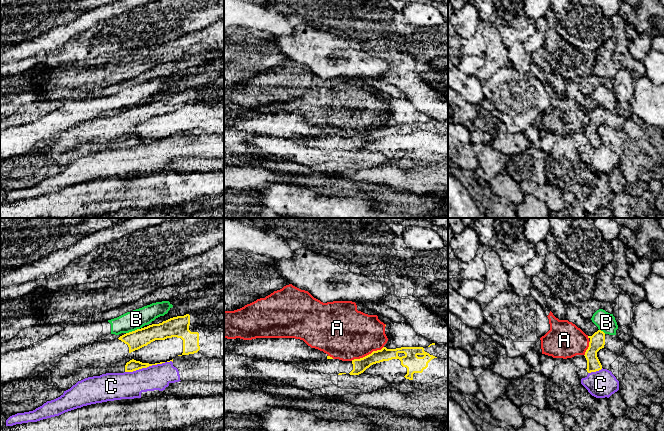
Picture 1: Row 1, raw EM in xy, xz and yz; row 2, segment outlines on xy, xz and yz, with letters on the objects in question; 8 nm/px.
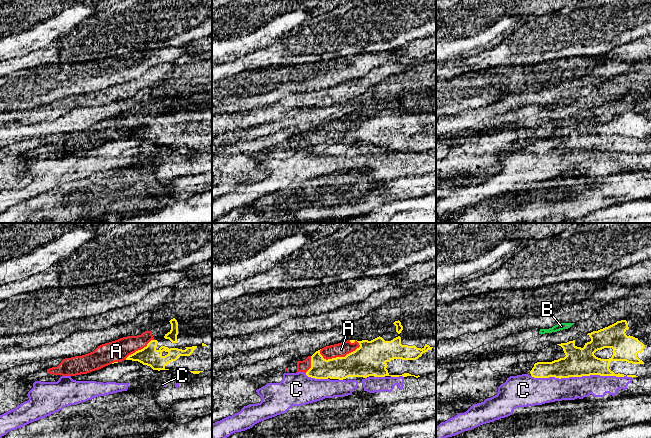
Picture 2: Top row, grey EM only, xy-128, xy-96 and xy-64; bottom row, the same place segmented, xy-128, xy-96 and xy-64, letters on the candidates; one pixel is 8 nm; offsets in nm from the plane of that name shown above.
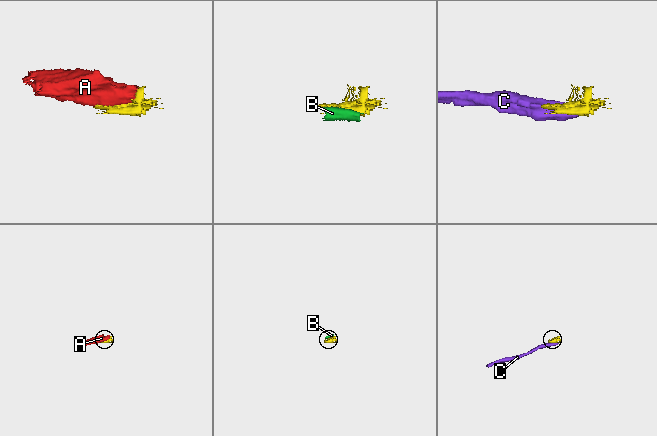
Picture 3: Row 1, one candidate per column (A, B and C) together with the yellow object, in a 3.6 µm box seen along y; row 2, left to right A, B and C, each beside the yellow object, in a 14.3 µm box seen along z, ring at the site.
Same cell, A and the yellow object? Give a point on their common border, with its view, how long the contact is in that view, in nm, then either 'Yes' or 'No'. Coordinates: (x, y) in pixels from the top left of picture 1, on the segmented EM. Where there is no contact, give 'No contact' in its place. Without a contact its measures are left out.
Touches yellow at xz (367, 355). Shared border 280 nm. No

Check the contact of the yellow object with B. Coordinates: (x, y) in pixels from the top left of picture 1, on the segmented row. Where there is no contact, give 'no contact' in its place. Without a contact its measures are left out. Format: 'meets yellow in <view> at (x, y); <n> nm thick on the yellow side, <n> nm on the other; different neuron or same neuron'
meets yellow in xy at (132, 331); 150 nm thick on the yellow side, 160 nm on the other; different neuron

